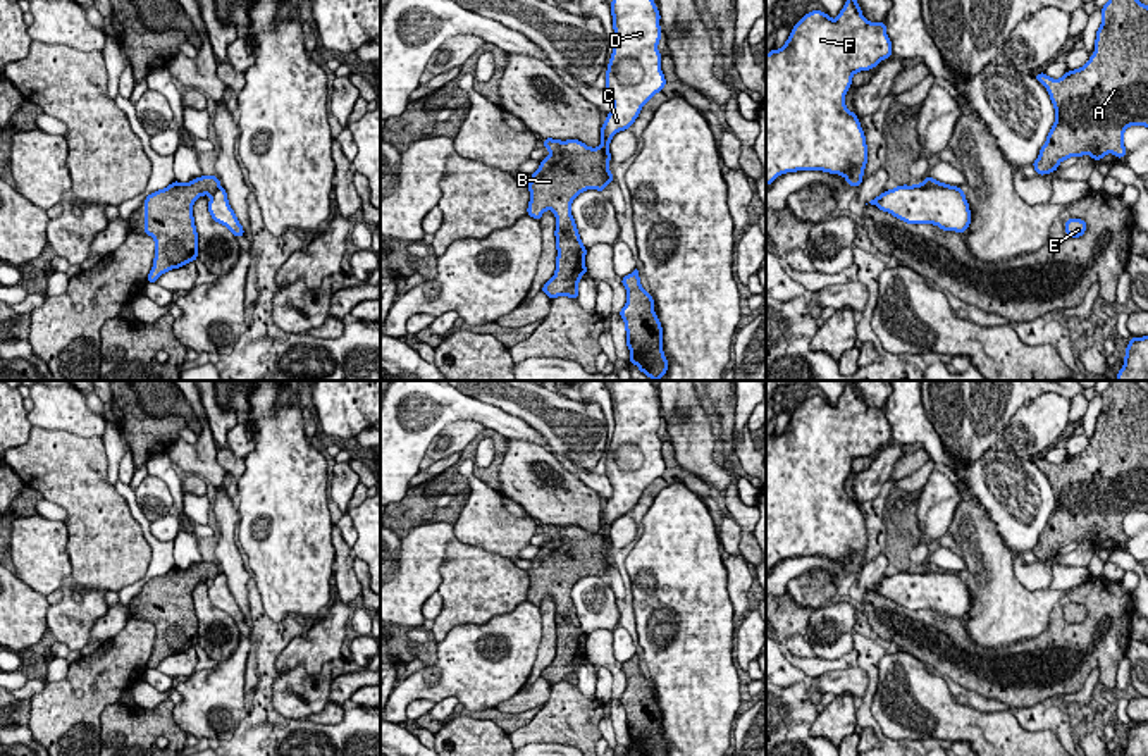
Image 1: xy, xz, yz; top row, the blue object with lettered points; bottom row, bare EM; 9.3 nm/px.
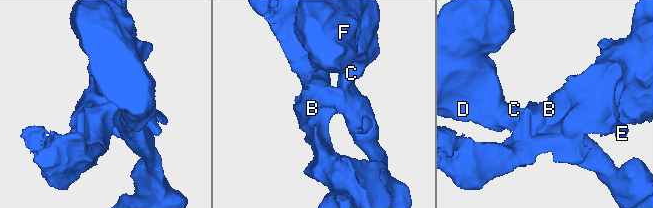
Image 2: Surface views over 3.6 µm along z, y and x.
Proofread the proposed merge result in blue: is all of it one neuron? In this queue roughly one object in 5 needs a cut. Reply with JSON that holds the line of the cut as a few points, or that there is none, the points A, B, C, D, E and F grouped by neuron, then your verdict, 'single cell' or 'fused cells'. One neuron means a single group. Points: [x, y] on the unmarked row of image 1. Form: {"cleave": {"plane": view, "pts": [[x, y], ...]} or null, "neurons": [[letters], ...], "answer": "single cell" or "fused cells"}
{"cleave": {"plane": "yz", "pts": [[919, 570], [959, 576]]}, "neurons": [["A", "B", "E"], ["C", "D", "F"]], "answer": "fused cells"}

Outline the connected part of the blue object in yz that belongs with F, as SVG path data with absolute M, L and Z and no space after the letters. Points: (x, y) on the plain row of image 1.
M854 381L833 406L826 398L805 400L780 436L766 441L766 572L778 561L797 556L823 556L843 561L847 570L862 570L867 530L859 503L845 493L852 462L874 455L892 443L885 408L862 401Z

